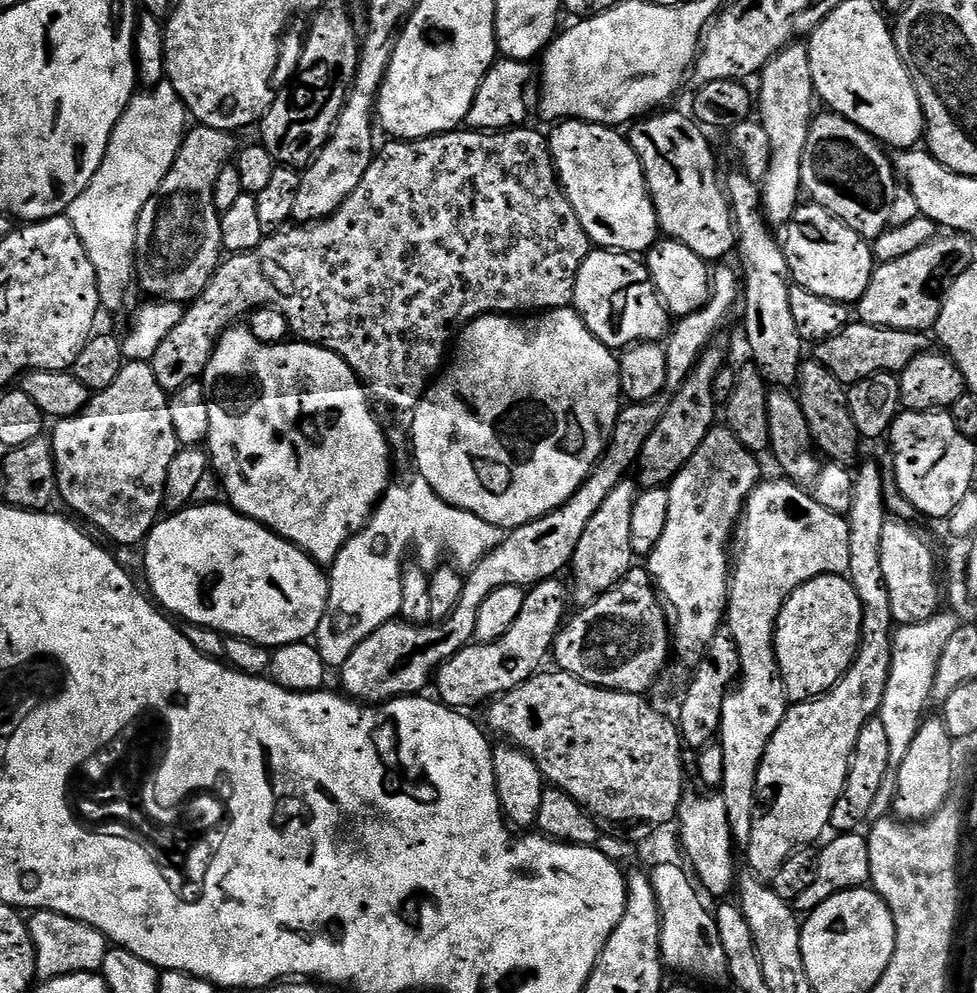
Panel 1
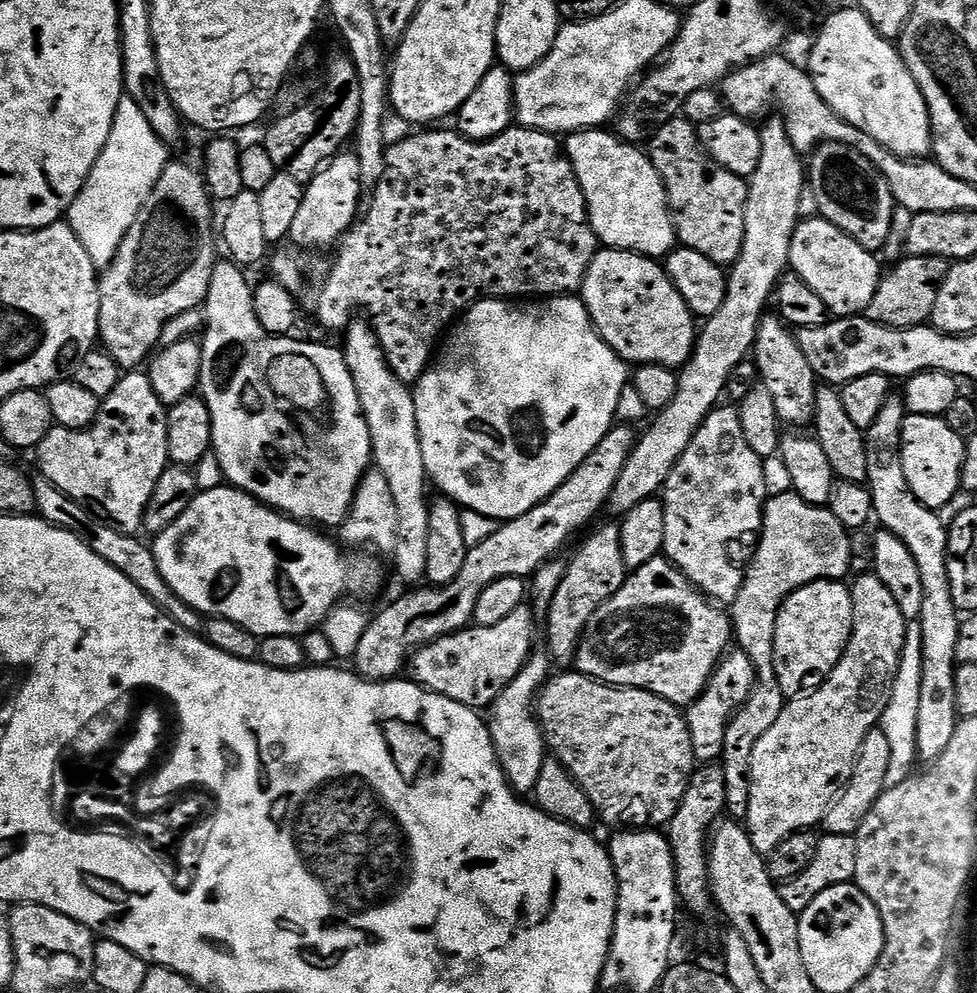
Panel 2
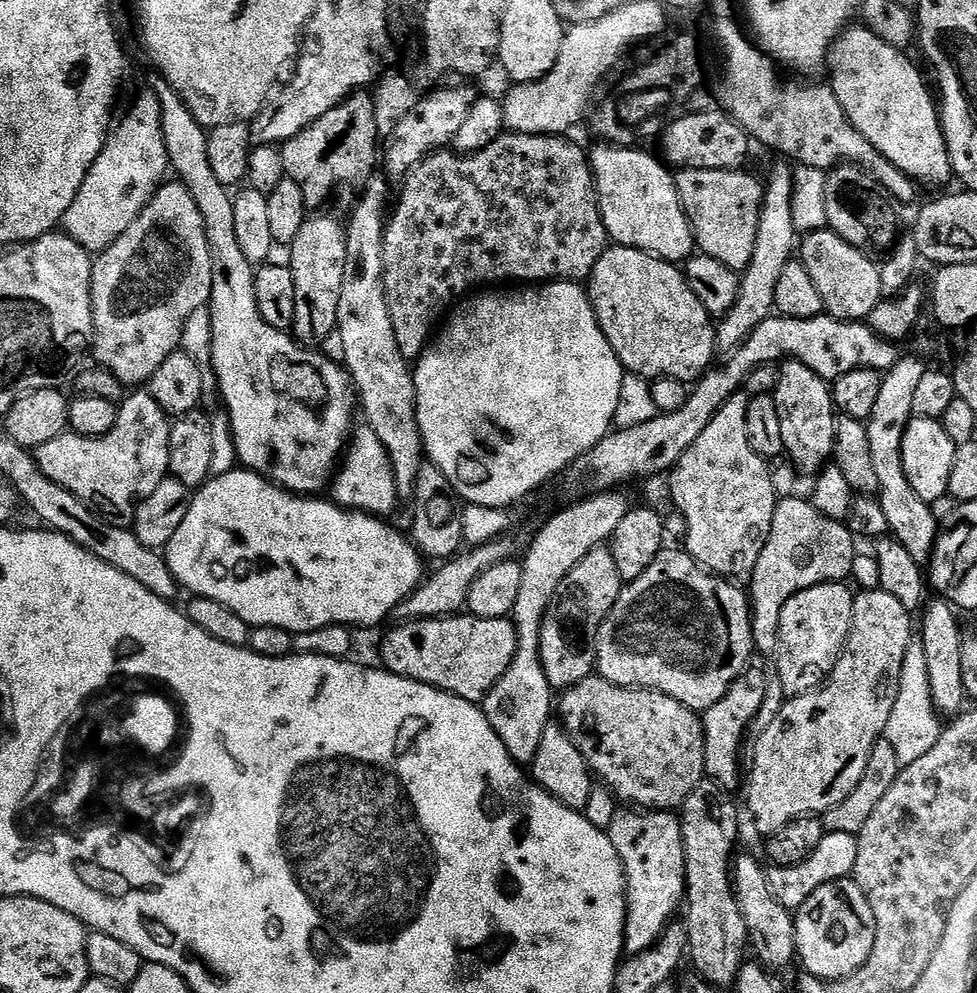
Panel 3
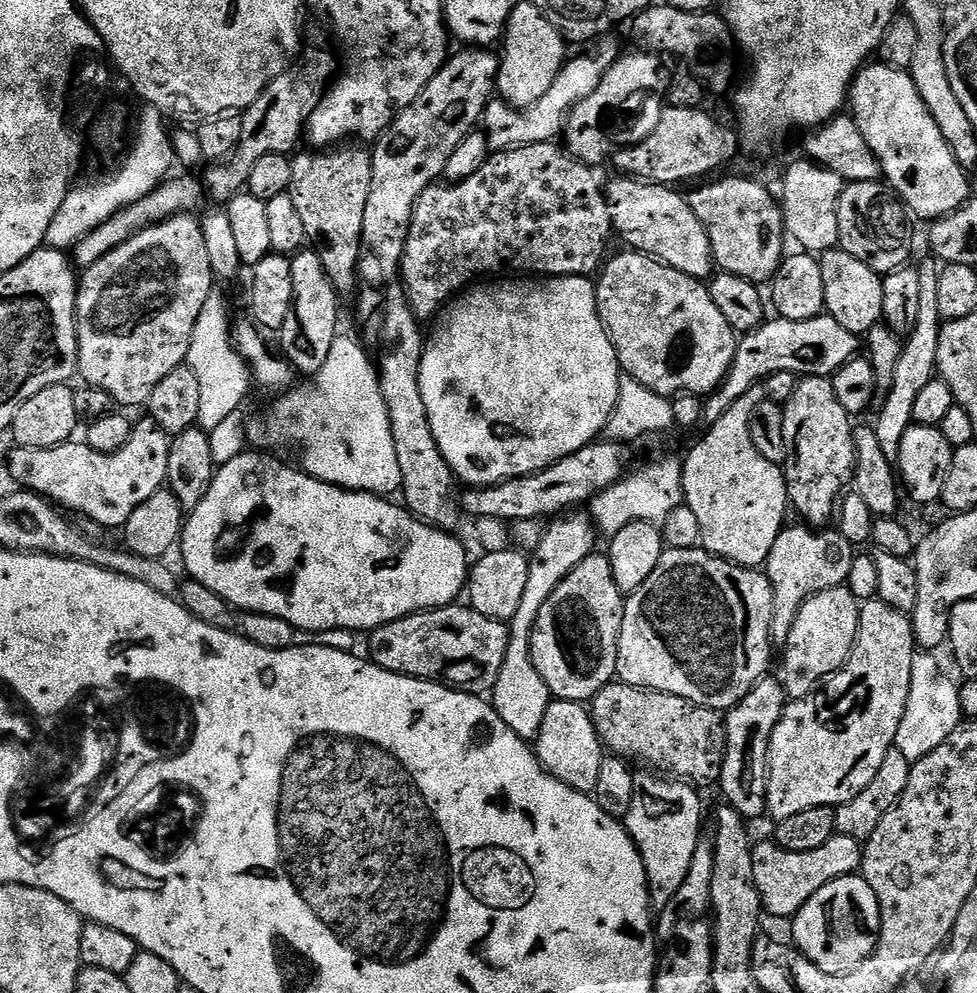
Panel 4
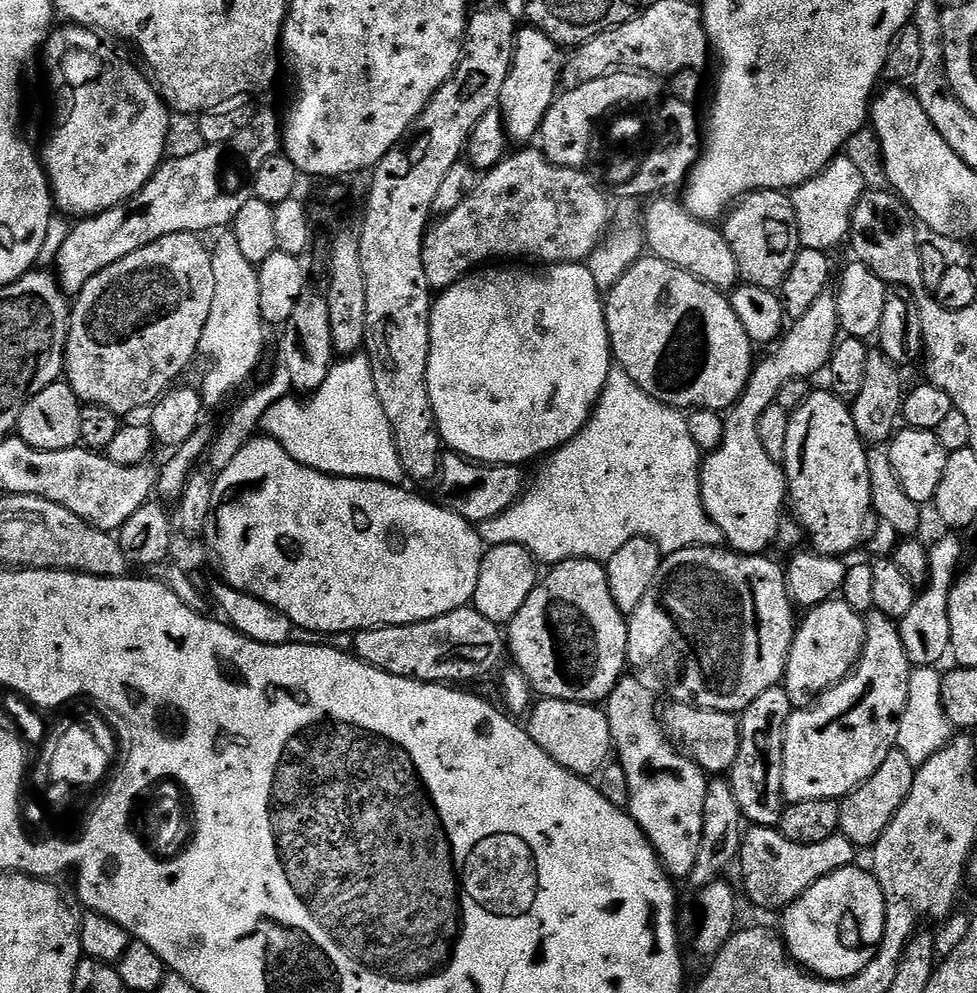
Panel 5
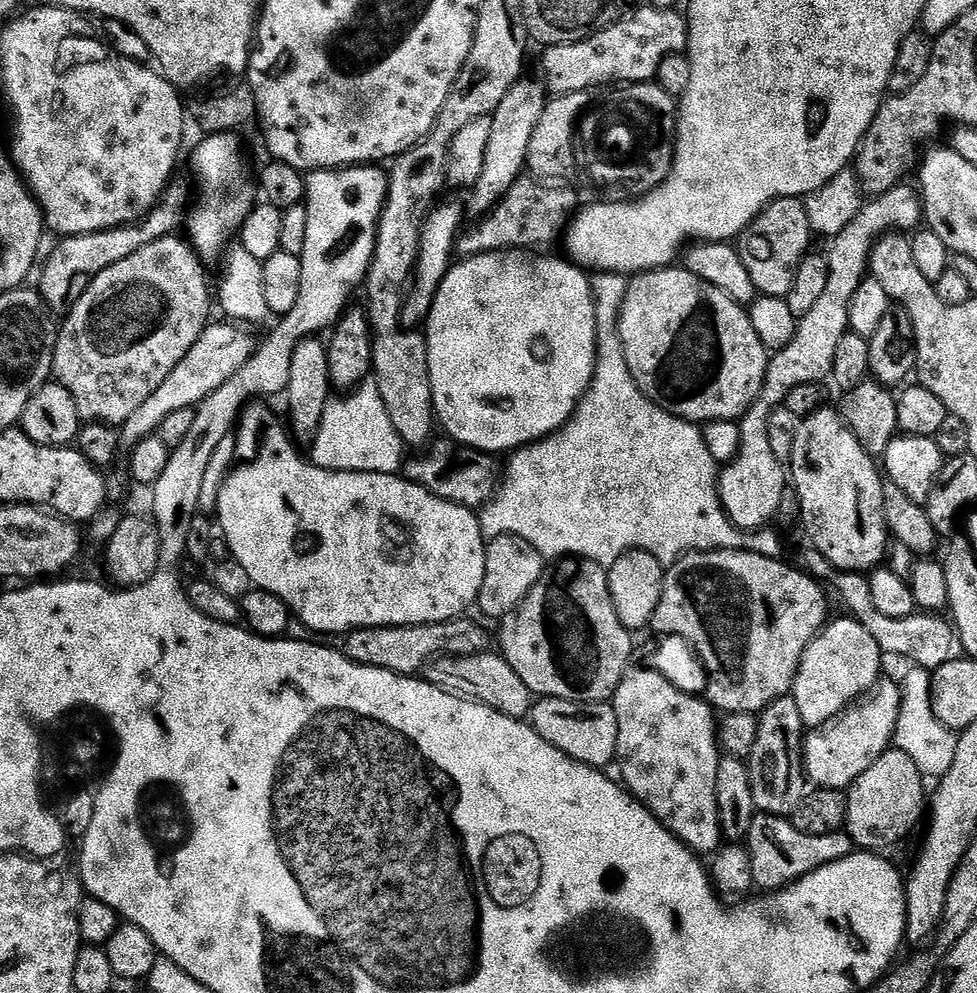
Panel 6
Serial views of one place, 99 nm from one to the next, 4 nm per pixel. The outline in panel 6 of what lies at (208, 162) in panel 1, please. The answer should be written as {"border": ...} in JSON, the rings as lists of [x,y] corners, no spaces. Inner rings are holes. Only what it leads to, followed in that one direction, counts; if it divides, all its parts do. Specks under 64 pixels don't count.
{"border":[[[173,234],[142,250],[114,262],[90,282],[88,289],[78,298],[74,307],[67,309],[68,316],[58,328],[56,349],[52,359],[52,376],[55,383],[66,386],[78,406],[81,421],[119,426],[166,382],[170,370],[186,358],[186,350],[198,342],[210,323],[208,311],[214,308],[214,296],[208,293],[208,276],[204,273],[205,261],[196,254],[187,239]]]}

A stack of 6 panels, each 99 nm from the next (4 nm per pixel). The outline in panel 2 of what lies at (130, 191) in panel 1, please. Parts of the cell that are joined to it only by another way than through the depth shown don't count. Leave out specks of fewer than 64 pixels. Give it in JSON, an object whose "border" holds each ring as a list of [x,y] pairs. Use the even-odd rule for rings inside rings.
{"border":[[[127,94],[118,102],[118,110],[114,114],[114,126],[110,126],[110,138],[106,138],[106,146],[102,154],[98,154],[98,162],[94,162],[94,170],[86,178],[78,198],[68,207],[66,213],[66,223],[78,234],[82,246],[86,246],[86,254],[98,266],[107,266],[112,264],[118,254],[130,226],[138,218],[142,206],[150,198],[158,178],[162,178],[165,166],[170,162],[169,145],[163,144],[154,132],[154,126],[142,112],[142,106],[134,102]]]}

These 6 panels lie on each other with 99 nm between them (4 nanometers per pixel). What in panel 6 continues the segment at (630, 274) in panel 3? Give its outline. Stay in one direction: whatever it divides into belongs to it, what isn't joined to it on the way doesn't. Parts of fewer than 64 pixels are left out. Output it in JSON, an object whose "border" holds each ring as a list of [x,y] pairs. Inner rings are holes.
{"border":[[[669,266],[655,268],[649,272],[638,272],[629,279],[626,298],[622,302],[620,311],[620,337],[622,338],[622,350],[626,354],[626,366],[630,366],[630,374],[636,385],[642,390],[642,394],[646,394],[646,398],[650,398],[662,410],[675,416],[681,416],[684,420],[689,420],[691,424],[697,426],[703,426],[715,420],[739,421],[740,417],[748,413],[750,406],[758,398],[758,394],[762,390],[762,382],[766,378],[770,353],[768,347],[762,342],[762,338],[758,338],[745,305],[726,298],[726,294],[722,294],[722,290],[718,290],[718,286],[710,286],[710,282],[690,274],[683,266]]]}

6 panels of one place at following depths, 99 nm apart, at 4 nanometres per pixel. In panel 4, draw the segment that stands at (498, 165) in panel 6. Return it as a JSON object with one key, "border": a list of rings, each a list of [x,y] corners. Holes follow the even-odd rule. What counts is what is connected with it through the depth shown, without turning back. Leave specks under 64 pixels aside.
{"border":[[[520,2],[513,8],[508,25],[504,27],[503,44],[504,52],[502,51],[500,56],[500,77],[496,79],[499,99],[514,108],[532,108],[540,98],[546,98],[550,86],[554,86],[558,74],[564,68],[566,63],[564,35],[549,22],[546,14],[542,14],[542,10],[538,10],[538,6],[534,6],[531,2]]]}

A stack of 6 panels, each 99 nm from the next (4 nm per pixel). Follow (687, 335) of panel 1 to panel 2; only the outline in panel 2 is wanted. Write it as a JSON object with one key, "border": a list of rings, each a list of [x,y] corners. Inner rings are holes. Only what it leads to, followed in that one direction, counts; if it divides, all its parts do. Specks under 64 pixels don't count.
{"border":[[[623,422],[617,423],[608,431],[606,438],[594,446],[582,466],[578,466],[578,470],[574,470],[574,474],[570,474],[570,478],[566,478],[554,494],[550,494],[550,498],[516,520],[503,521],[494,534],[490,534],[490,538],[471,545],[466,563],[454,582],[408,590],[405,596],[386,605],[377,616],[373,615],[358,642],[354,657],[355,671],[365,680],[373,682],[397,679],[405,671],[413,652],[438,638],[460,632],[473,623],[478,594],[482,594],[490,582],[498,582],[498,578],[531,578],[543,564],[557,559],[560,551],[571,542],[572,536],[578,535],[584,527],[587,529],[593,523],[591,520],[600,511],[605,511],[610,494],[614,486],[618,486],[618,478],[622,478],[622,470],[626,470],[626,462],[636,449],[636,430]]]}

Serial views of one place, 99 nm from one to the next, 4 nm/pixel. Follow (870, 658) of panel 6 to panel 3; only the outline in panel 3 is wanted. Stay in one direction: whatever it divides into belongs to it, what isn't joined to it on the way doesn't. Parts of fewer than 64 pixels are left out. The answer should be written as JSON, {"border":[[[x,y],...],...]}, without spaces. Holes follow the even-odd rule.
{"border":[[[844,582],[810,586],[810,590],[802,590],[786,602],[780,619],[780,647],[775,657],[776,672],[780,675],[779,691],[785,697],[803,696],[821,687],[839,662],[852,629],[854,592],[848,586]]]}

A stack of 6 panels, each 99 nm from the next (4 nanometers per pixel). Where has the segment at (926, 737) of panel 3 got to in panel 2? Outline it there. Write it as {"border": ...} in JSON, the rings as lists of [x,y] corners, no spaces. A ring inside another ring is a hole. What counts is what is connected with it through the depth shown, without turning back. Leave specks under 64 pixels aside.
{"border":[[[912,622],[908,625],[906,642],[902,662],[898,666],[898,678],[894,678],[894,690],[890,694],[890,702],[882,714],[878,727],[884,731],[887,740],[890,742],[890,767],[886,773],[886,788],[902,786],[909,776],[913,775],[915,764],[918,764],[916,751],[918,750],[918,697],[922,691],[922,630],[919,623]]]}

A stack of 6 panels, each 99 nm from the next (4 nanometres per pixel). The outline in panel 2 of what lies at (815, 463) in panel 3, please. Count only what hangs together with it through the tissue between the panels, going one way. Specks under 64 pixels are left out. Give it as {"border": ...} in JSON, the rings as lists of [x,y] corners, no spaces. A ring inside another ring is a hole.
{"border":[[[768,314],[761,320],[756,335],[754,363],[759,383],[770,390],[770,398],[774,398],[774,410],[778,410],[781,425],[811,425],[816,418],[818,378],[810,362],[806,362],[806,354],[802,354],[802,346],[798,346],[793,329],[779,315]]]}

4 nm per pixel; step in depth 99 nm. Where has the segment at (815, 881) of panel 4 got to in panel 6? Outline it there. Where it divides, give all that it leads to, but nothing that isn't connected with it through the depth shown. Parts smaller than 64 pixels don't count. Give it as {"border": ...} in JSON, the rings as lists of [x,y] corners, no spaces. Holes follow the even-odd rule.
{"border":[[[757,814],[750,822],[750,830],[746,837],[746,847],[750,854],[750,874],[752,883],[765,893],[776,892],[787,888],[795,880],[801,880],[806,874],[826,866],[830,862],[838,862],[852,855],[854,845],[847,831],[834,834],[802,834],[787,816],[766,816]]]}

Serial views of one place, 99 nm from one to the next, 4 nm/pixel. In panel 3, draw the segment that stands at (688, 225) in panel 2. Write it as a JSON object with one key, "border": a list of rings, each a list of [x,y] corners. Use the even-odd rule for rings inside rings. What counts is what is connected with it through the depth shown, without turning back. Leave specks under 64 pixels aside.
{"border":[[[692,168],[680,170],[675,173],[676,189],[678,198],[682,202],[682,210],[692,227],[692,236],[696,239],[696,248],[701,253],[742,274],[750,266],[754,258],[756,249],[756,239],[758,238],[758,222],[760,221],[760,211],[764,205],[765,185],[760,184],[748,173],[748,170],[702,170]]]}

